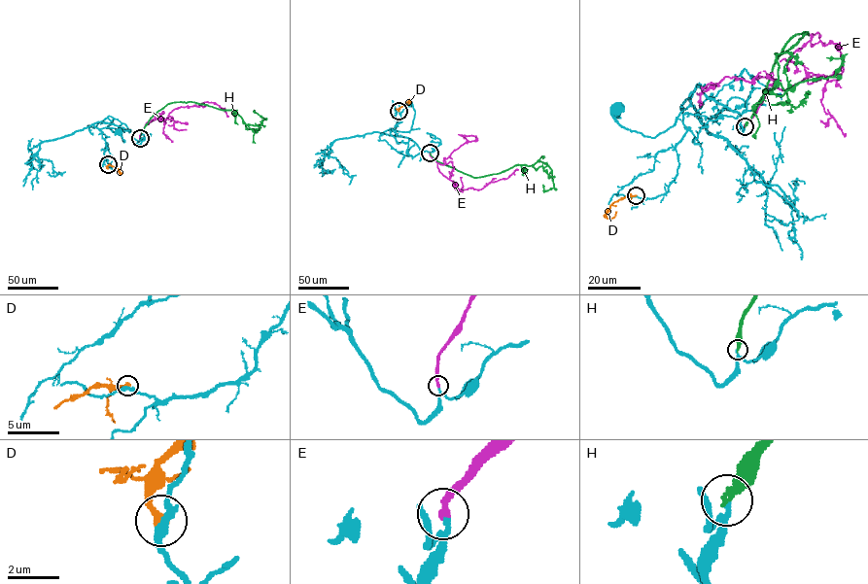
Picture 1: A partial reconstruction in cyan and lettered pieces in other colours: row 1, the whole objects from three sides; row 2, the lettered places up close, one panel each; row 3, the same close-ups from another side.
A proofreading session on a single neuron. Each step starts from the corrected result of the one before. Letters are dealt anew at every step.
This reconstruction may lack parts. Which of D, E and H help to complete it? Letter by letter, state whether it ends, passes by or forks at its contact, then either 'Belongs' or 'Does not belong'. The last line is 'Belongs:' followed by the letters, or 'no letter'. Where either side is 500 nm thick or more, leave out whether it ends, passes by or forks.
D: It ends there. Does not belong
E: It ends there. Belongs
H: It ends there. Does not belong
Belongs: E

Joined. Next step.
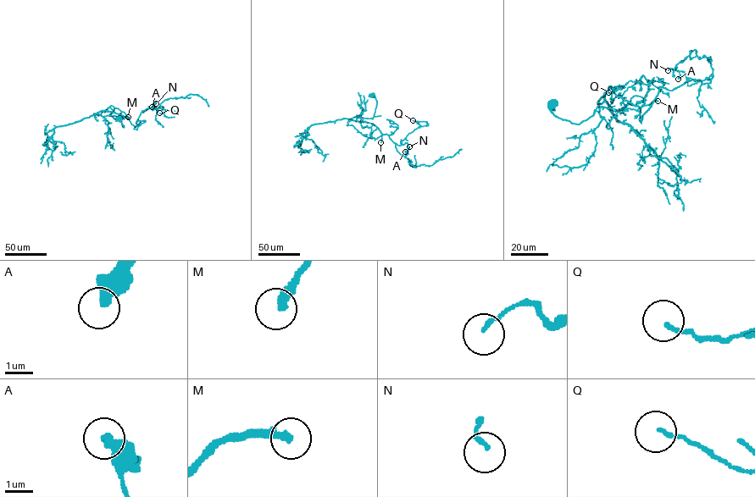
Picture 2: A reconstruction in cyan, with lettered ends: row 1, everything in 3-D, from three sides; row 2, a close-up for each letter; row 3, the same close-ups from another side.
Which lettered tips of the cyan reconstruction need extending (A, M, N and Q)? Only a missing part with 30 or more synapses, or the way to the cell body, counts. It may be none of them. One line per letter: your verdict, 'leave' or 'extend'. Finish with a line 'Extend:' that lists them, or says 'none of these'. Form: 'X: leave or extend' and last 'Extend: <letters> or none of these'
A: leave
M: extend
N: leave
Q: leave
Extend: M

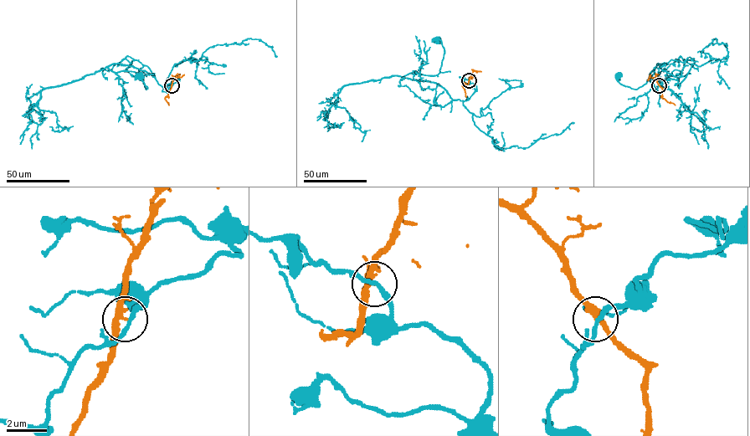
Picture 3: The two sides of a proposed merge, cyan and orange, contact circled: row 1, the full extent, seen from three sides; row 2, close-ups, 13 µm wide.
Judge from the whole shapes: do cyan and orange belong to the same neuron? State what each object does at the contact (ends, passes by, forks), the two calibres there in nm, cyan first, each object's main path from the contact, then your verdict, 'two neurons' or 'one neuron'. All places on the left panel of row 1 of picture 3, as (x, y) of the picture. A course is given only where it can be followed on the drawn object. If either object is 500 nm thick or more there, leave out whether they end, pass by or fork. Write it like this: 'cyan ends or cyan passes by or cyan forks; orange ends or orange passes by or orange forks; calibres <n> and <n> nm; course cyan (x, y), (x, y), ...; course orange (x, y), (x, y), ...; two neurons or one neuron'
cyan passes by; orange passes by; calibres 220 and 280 nm; course cyan (172, 84), (179, 80), (164, 88), (139, 69), (106, 67), (139, 73), (146, 89), (141, 74); course orange (172, 84), (165, 99), (169, 105); two neurons

